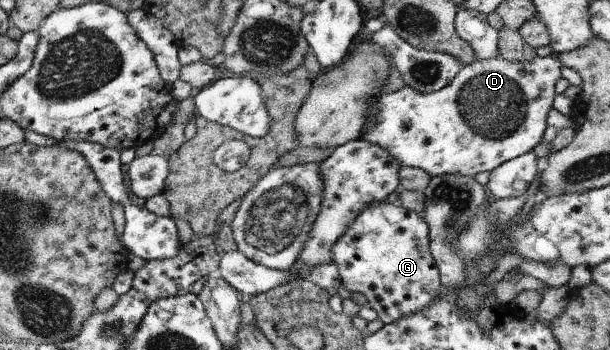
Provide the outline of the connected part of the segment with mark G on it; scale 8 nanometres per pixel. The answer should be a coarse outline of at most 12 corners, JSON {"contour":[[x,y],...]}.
{"contour":[[384,200],[330,246],[338,281],[383,324],[427,309],[427,225]]}

